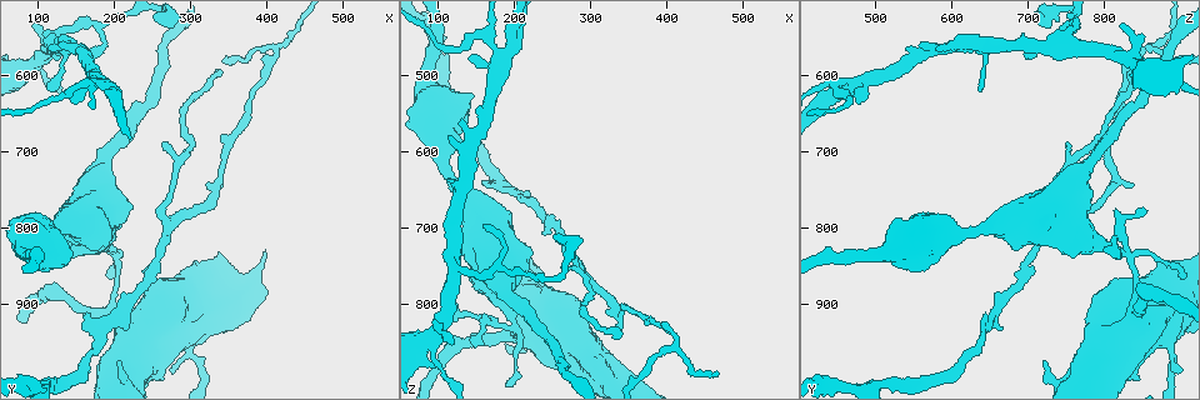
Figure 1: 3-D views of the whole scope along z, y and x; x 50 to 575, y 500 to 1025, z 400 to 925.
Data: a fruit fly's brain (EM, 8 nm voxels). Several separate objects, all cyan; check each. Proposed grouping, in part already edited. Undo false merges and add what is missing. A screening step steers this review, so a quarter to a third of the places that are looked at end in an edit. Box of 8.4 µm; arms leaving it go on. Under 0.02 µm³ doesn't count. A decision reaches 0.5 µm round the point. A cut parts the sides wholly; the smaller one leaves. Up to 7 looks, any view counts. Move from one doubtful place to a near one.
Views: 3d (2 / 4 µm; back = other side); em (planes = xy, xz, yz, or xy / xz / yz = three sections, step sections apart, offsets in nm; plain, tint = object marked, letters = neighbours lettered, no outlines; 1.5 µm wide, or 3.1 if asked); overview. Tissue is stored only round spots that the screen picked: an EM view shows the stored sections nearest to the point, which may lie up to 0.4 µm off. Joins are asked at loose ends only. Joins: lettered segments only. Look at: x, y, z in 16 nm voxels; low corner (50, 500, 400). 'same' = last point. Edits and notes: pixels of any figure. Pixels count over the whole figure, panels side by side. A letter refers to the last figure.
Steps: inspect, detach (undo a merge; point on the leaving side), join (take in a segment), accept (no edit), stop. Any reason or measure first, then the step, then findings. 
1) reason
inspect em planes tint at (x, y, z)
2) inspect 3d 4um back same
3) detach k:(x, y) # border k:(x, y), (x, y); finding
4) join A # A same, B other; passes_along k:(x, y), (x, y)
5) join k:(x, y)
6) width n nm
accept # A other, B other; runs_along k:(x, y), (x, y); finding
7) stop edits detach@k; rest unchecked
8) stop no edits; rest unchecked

thin end
inspect em planes letters at (165, 910, 645)

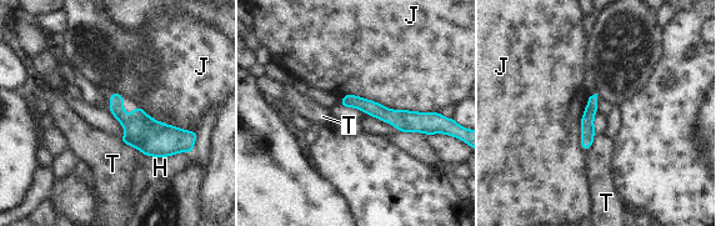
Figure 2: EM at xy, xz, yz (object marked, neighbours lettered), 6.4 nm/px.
accept # H other, J other, T other; runs_along 2:(344, 101), (414, 121), (421, 129); none of them fits

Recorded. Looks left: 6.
three-way junction
inspect 3d 4um at (415, 565, 850)

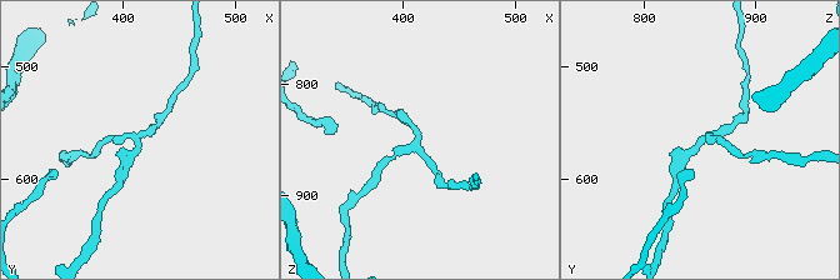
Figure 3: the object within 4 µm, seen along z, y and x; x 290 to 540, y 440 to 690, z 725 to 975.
need the tissue
inspect em xy step 4 letters at (412, 564, 854)

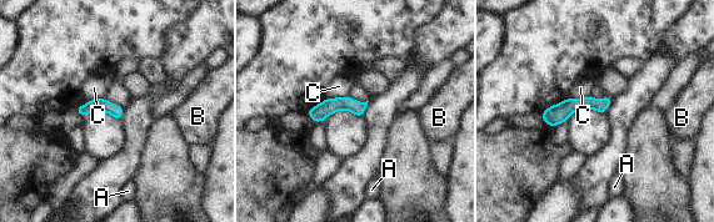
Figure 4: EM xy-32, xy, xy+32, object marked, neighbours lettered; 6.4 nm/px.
width 90 nm
accept # A other, B other, C other; runs_along 4:(607, 100), (570, 105), (545, 117); all the same neuron

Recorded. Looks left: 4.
free end
inspect 3d 4um at (115, 560, 575)

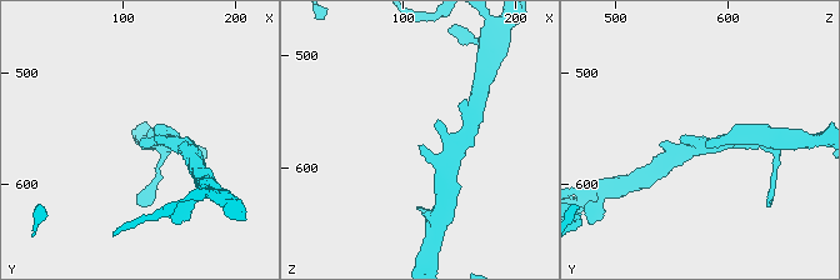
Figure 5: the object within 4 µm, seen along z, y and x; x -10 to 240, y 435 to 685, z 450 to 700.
inspect em yz step 4 letters at (114, 564, 576)

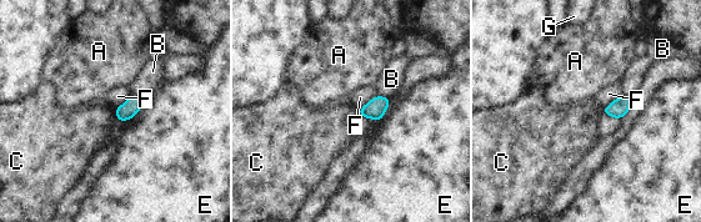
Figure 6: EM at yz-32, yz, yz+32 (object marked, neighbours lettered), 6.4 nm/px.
longest_contact E 240 nm
accept # A other, B other, C other, E other, F other, G other; border 6:(114, 109), (118, 121); no lettered segment goes on from it

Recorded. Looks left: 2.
stop no edits; rest unchecked

